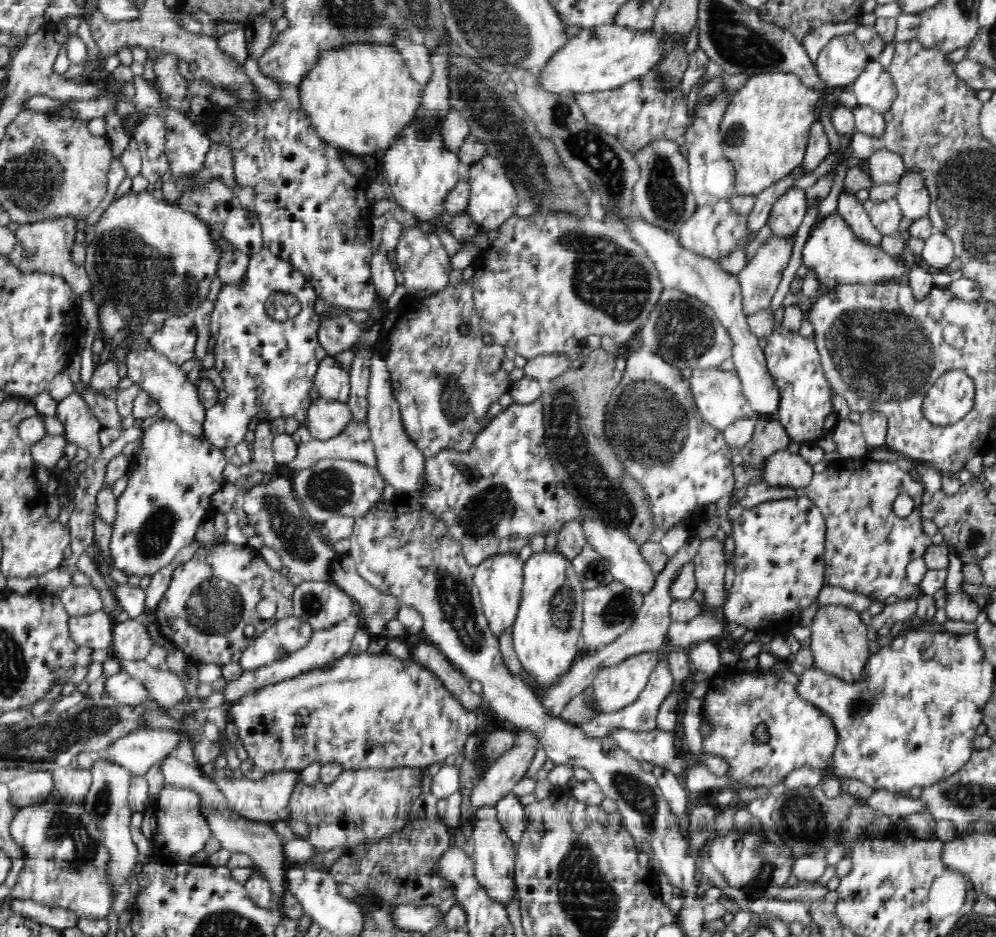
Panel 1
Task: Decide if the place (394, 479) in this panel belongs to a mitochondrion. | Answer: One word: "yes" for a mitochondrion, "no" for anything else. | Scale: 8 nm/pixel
no

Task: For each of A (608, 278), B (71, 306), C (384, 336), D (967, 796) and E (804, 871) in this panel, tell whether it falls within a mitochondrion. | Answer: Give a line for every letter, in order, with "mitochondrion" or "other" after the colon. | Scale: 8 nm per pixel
A: mitochondrion
B: other
C: other
D: mitochondrion
E: other

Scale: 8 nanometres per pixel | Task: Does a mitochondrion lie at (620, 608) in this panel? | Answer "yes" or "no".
yes

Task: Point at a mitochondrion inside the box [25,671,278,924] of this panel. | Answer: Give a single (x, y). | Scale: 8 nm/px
(65, 824)

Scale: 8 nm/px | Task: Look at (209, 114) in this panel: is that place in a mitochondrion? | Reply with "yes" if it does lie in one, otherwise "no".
no

